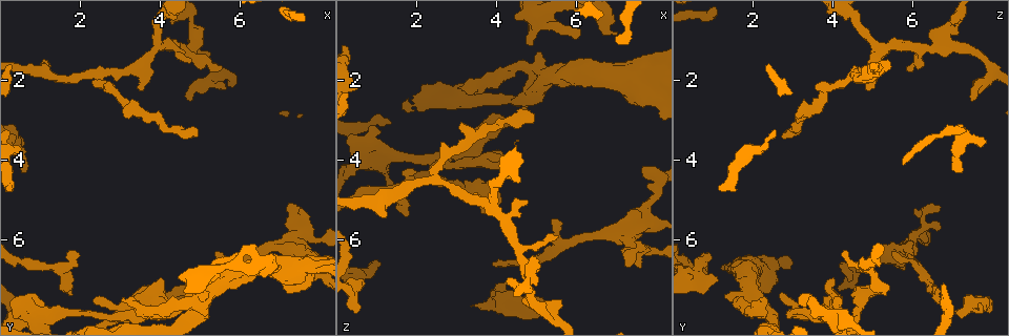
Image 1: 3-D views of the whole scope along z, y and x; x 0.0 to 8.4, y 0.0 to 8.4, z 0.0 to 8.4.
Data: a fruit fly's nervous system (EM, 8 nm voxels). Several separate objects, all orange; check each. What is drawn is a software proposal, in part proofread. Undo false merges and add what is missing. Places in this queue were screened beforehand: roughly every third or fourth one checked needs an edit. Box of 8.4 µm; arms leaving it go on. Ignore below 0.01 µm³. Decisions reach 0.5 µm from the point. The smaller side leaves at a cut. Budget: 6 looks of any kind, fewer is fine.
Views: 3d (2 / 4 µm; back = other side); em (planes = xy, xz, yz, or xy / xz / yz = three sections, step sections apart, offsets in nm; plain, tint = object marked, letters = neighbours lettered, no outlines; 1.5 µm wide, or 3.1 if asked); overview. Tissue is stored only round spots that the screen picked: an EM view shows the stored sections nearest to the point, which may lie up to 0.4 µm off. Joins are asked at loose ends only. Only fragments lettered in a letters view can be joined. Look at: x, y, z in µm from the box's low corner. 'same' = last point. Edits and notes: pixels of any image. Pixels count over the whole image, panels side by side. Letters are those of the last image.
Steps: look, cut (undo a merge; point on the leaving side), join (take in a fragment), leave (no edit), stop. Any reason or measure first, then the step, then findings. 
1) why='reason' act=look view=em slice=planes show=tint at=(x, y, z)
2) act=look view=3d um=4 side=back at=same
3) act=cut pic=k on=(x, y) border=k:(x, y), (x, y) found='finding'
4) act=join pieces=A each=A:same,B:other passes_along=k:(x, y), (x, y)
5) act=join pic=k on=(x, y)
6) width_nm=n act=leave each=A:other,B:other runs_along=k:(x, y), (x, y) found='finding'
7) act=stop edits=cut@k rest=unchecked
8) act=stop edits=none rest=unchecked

why='an open end' act=look view=3d um=4 side=back at=(3.05, 7.50, 2.25)

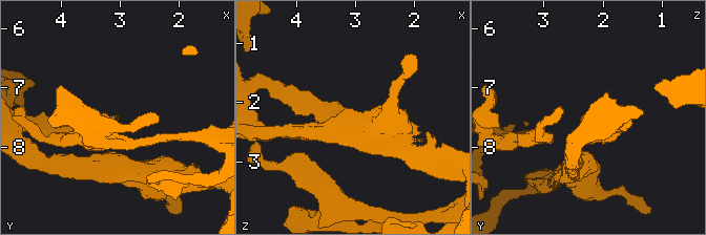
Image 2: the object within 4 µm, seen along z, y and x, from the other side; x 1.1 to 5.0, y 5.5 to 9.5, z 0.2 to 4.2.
why='need the tissue' act=look view=em slice=planes show=letters at=same

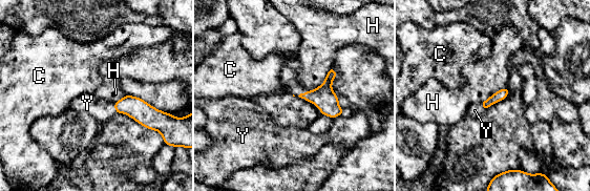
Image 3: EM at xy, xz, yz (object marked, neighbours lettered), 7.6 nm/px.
longest_contact=H:200nm act=join pieces=Y each=C:other,H:other,Y:same found='the cell continues'

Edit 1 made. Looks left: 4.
why='redraw' act=look view=overview

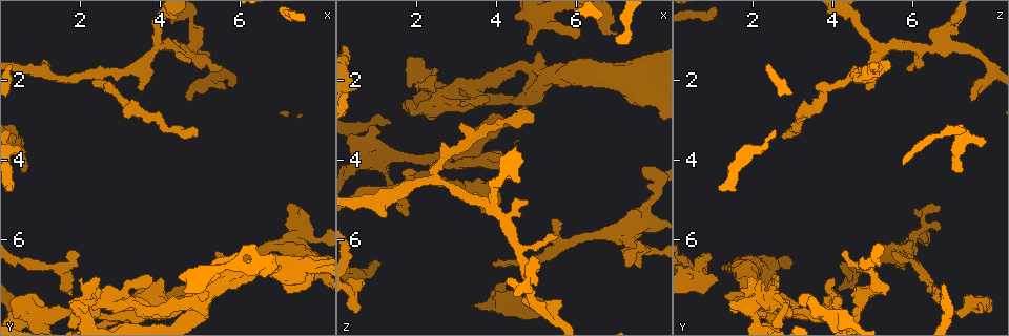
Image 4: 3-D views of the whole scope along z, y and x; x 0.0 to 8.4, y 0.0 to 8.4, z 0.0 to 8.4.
why='branch stops here' act=look view=3d um=2 side=back at=(4.10, 6.95, 3.95)

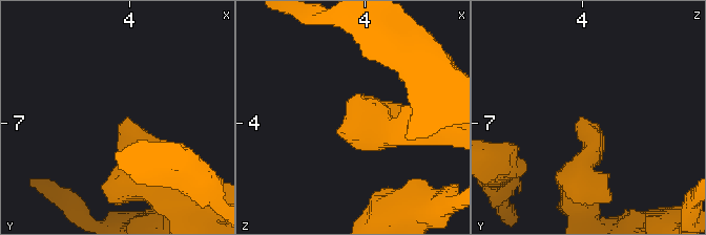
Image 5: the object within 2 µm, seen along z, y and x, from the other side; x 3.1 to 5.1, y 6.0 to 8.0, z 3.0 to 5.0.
act=look view=em slice=planes show=tint at=(4.04, 7.00, 4.02)

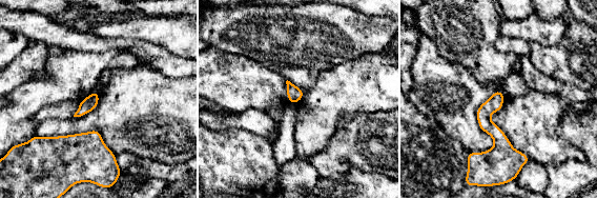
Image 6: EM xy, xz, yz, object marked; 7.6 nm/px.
act=look view=em slice=planes show=letters at=same

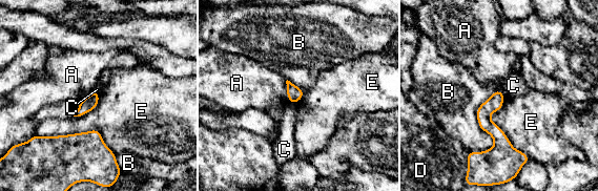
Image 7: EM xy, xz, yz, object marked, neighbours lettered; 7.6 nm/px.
longest_contact=E:650nm act=leave each=A:other,B:other,C:other,D:other,E:other runs_along=7:(498, 93), (487, 109), (495, 161) found='none of them fits'

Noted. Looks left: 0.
act=stop edits=join@3 rest=unchecked

